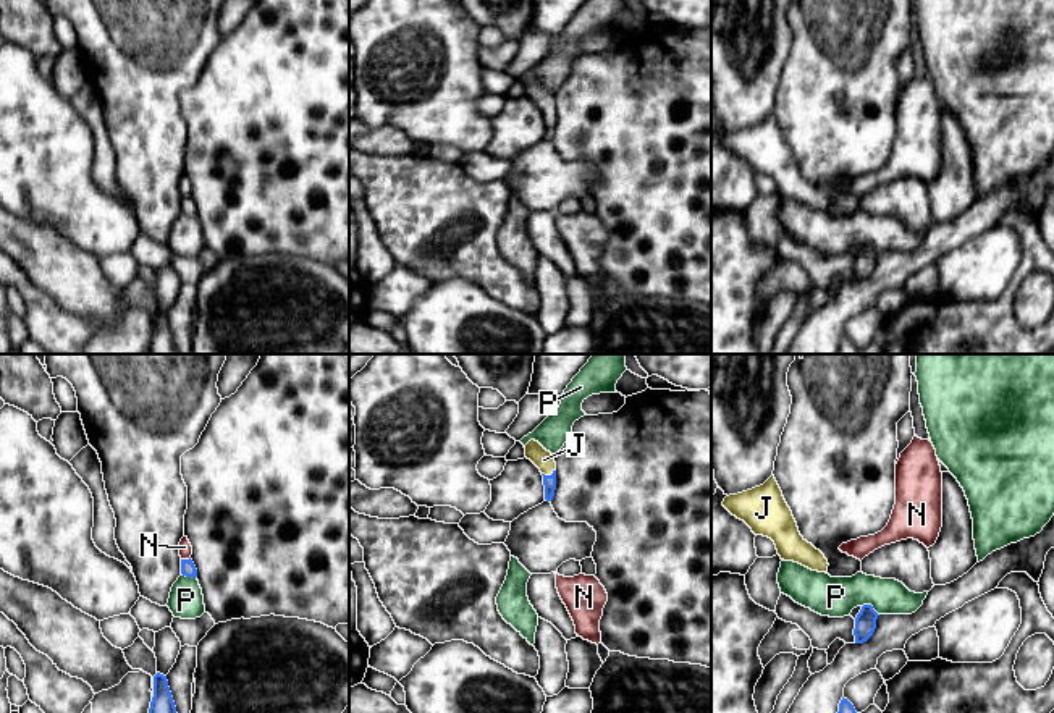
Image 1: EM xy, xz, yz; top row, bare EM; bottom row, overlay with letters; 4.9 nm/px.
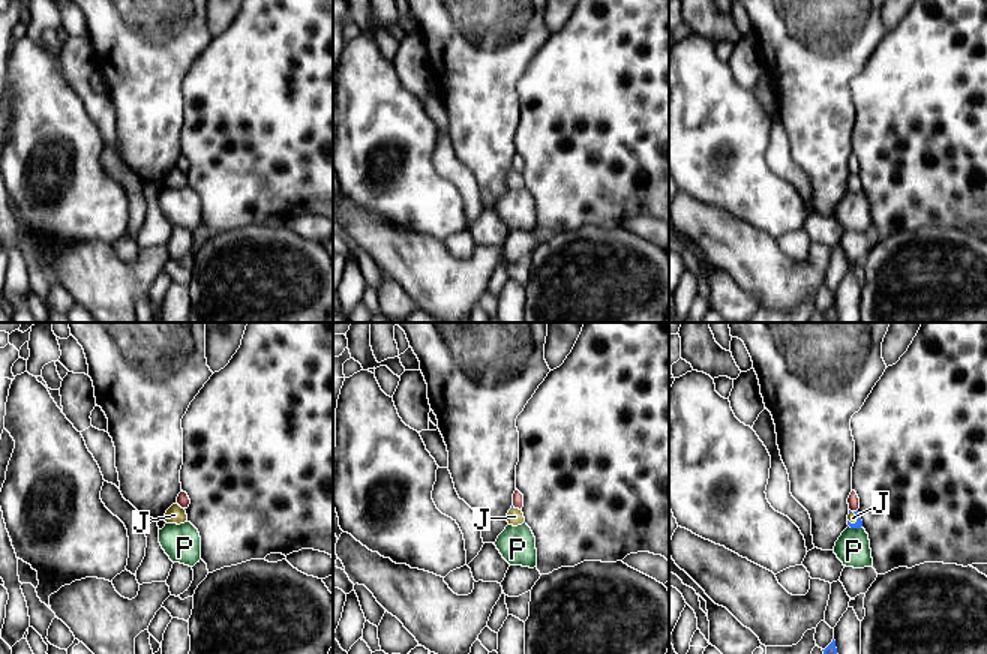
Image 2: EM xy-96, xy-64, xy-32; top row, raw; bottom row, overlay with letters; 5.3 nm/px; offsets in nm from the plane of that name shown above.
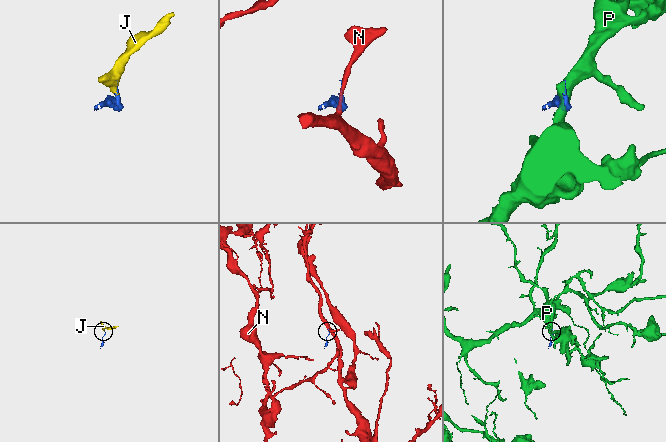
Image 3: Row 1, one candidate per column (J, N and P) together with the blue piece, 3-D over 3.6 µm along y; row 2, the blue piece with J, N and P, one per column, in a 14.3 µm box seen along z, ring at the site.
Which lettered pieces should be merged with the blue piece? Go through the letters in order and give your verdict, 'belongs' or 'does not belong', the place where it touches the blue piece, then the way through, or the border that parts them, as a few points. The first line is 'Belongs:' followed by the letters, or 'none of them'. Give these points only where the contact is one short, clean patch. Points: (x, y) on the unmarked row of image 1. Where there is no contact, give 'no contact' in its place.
Belongs: J
J: belongs | xz (548, 113) | across xz (548, 118), (548, 113), (543, 97)
N: does not belong | xy (185, 198) | along xy (189, 194), (181, 198)
P: does not belong | yz (872, 244)

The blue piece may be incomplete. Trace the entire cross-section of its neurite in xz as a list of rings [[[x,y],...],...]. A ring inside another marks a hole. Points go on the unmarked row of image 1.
[[[530,78],[524,86],[525,86],[525,95],[530,97],[543,113],[545,137],[551,139],[556,128],[554,94],[535,78]]]

